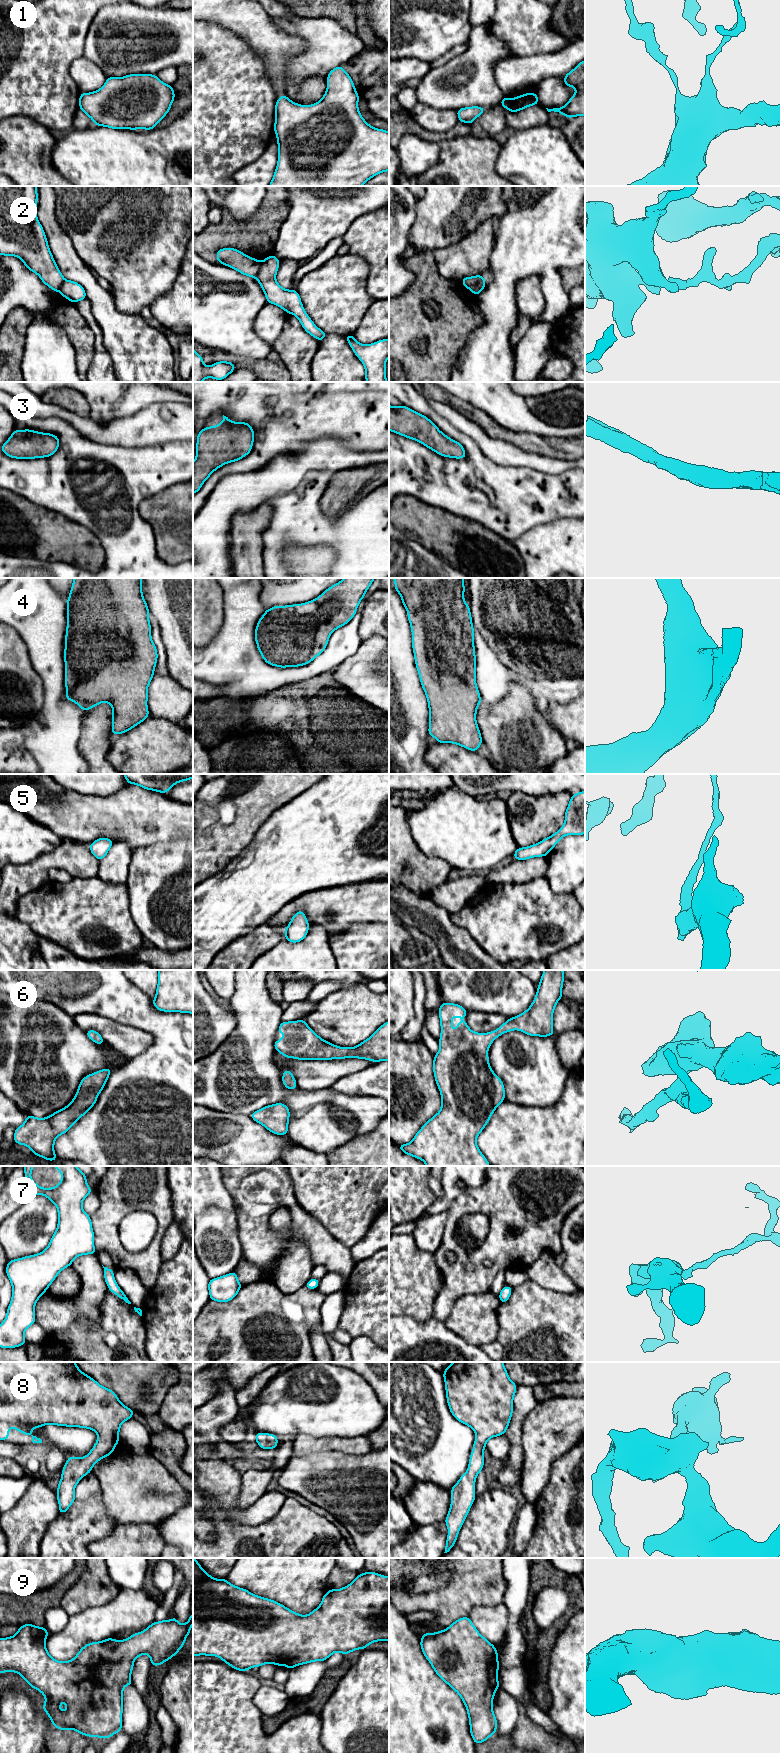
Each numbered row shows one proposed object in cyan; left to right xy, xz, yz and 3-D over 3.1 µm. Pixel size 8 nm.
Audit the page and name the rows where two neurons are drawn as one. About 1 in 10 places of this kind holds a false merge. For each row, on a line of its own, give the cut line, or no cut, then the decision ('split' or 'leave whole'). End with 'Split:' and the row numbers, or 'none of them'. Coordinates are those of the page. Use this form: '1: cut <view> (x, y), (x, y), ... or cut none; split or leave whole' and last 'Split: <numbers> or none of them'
1: cut none; leave whole
2: cut xz (261, 262), (256, 278); split
3: cut none; leave whole
4: cut none; leave whole
5: cut none; leave whole
6: cut none; leave whole
7: cut none; leave whole
8: cut none; leave whole
9: cut none; leave whole
Split: 2

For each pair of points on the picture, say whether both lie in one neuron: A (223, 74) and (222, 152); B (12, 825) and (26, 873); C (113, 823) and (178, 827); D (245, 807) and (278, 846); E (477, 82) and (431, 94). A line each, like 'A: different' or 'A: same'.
A: same
B: different
C: same
D: different
E: same

